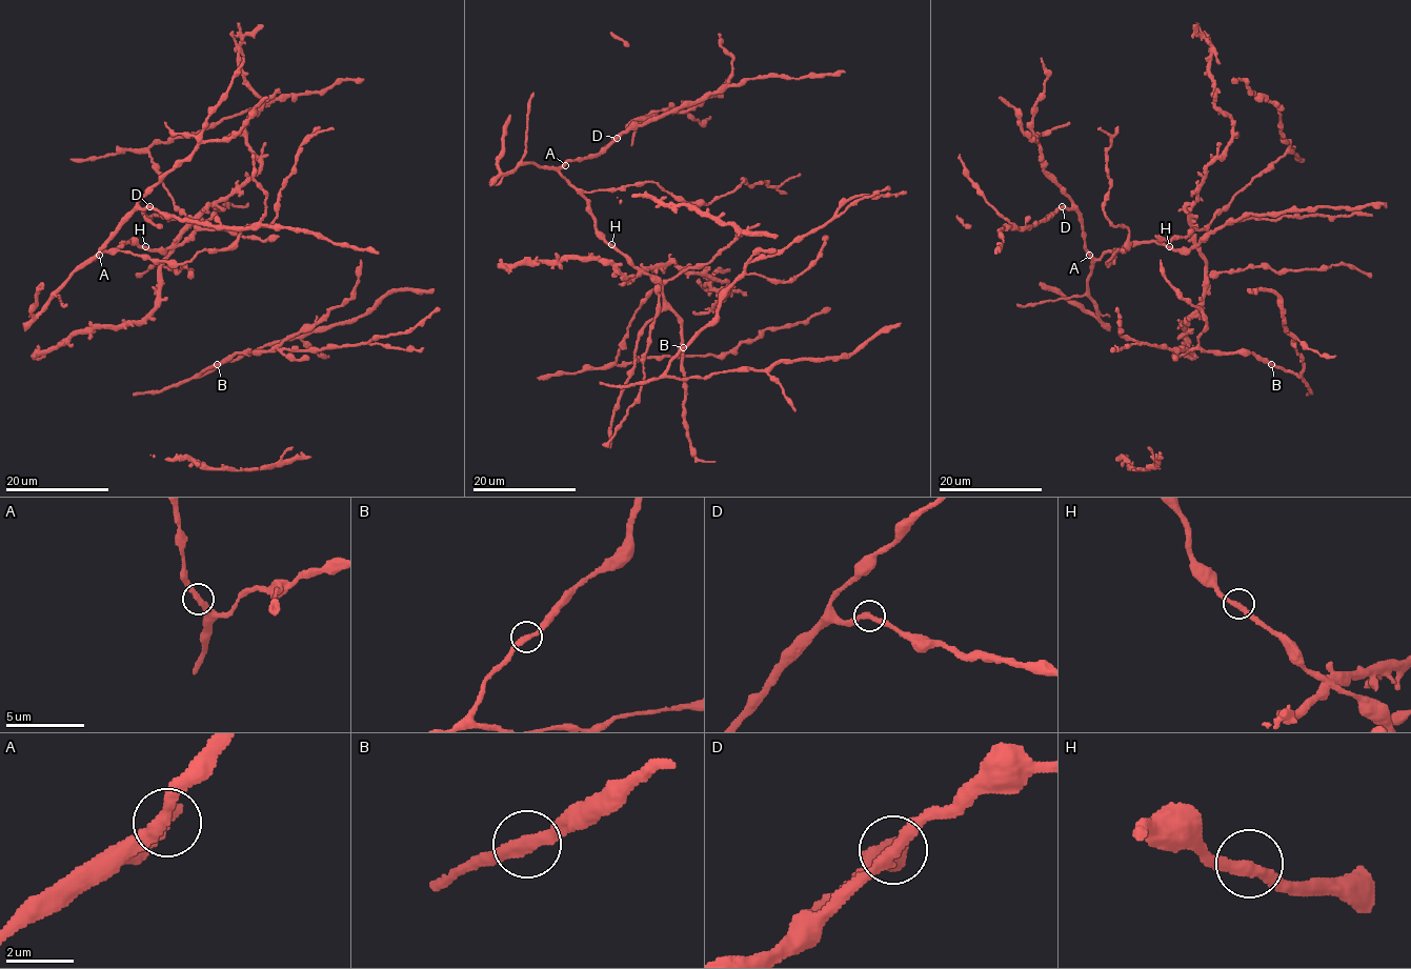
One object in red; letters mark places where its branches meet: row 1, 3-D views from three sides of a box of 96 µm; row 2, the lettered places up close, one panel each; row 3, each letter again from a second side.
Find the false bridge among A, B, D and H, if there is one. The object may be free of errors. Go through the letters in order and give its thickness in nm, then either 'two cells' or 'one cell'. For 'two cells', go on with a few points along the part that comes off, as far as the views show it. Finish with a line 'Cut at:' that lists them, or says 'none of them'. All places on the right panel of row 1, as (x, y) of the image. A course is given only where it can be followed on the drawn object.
A: 340 nm thick; one cell
B: 320 nm thick; one cell
D: 320 nm thick; one cell
H: 320 nm thick; one cell
Cut at: none of them

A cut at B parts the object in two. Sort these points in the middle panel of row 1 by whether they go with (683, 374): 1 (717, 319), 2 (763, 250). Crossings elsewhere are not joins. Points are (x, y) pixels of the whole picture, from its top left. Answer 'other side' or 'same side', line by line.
1: other side
2: other side

